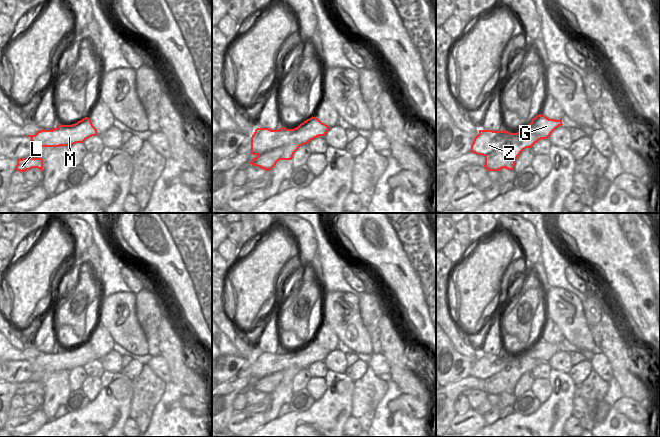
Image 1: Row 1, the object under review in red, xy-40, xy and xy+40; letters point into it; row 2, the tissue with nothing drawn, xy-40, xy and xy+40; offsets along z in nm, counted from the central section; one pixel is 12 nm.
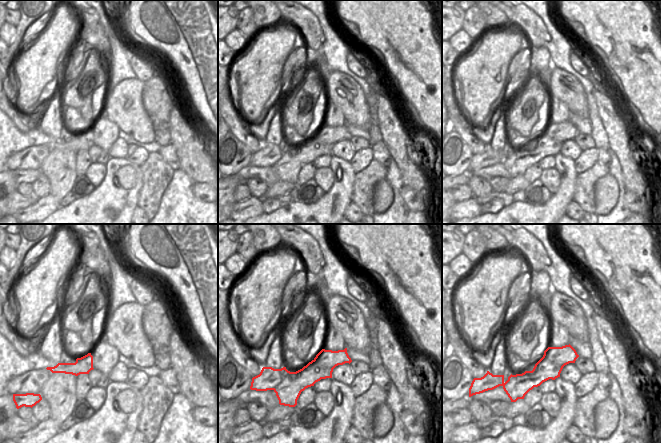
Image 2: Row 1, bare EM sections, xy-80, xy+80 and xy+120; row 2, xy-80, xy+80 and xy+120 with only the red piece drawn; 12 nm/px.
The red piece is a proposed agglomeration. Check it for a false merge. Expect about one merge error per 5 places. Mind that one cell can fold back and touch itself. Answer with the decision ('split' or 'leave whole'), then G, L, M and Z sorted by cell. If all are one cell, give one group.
split | G M Z / L

